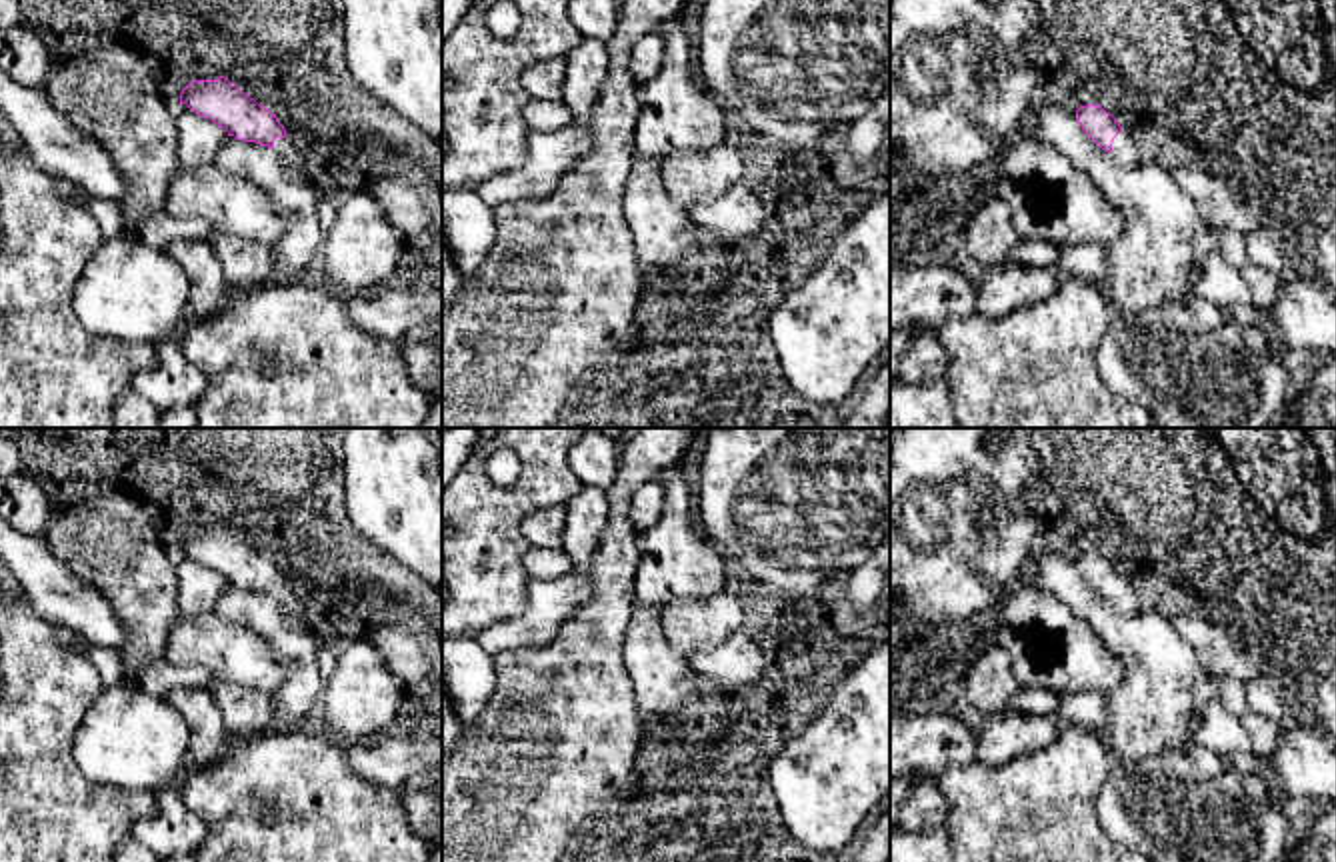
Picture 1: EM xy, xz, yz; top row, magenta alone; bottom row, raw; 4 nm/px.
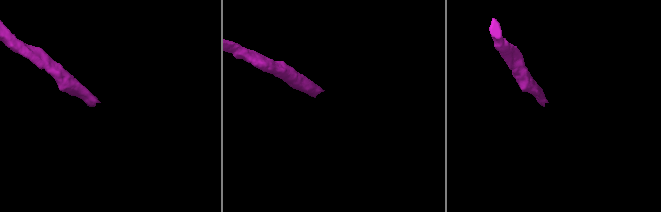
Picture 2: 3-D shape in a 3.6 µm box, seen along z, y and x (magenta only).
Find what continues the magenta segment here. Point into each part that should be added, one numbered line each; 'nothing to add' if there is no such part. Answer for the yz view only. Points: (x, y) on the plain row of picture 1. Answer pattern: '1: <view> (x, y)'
1: yz (1124, 598)

